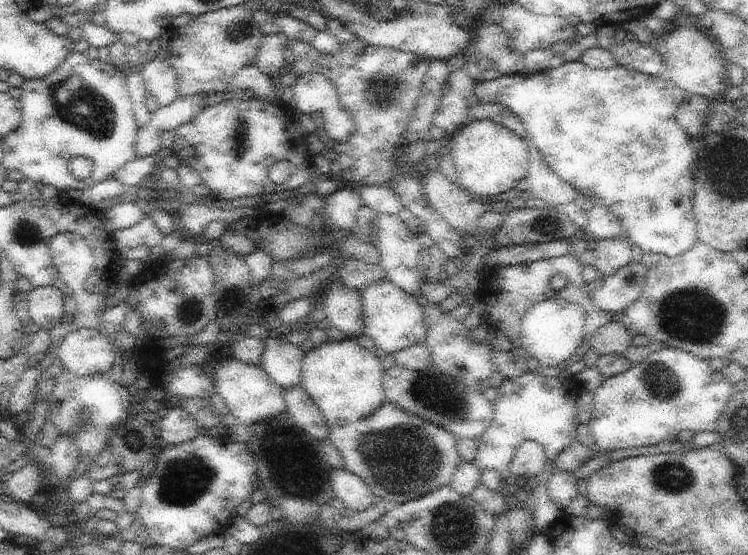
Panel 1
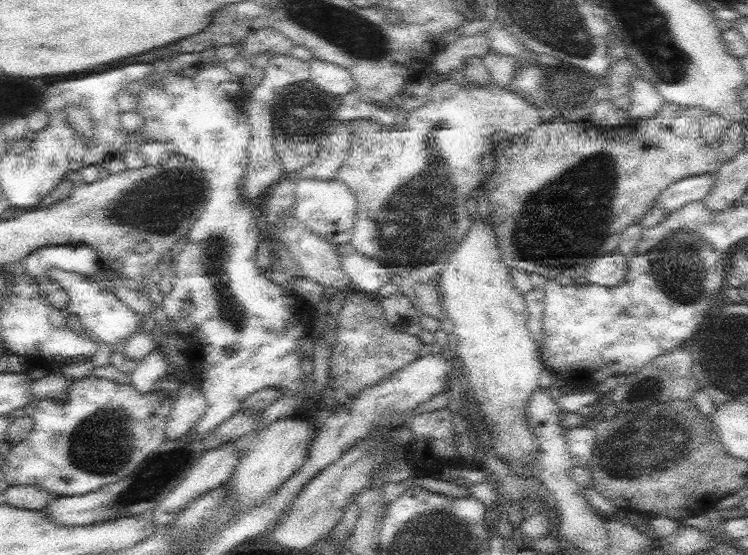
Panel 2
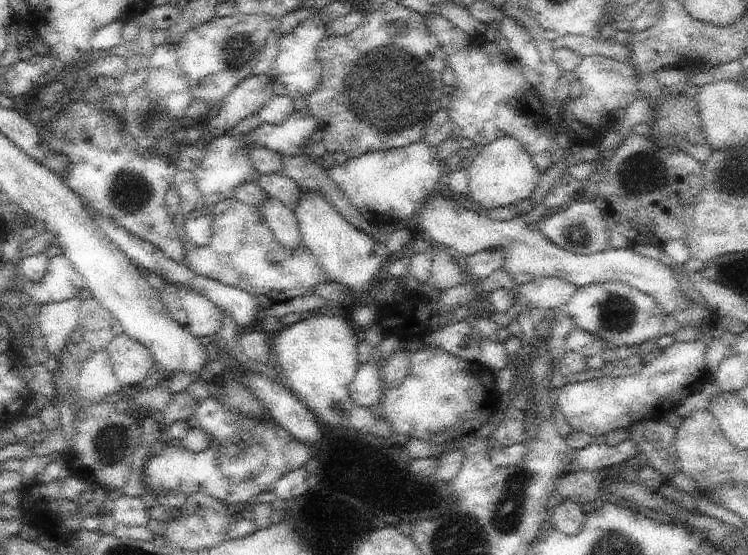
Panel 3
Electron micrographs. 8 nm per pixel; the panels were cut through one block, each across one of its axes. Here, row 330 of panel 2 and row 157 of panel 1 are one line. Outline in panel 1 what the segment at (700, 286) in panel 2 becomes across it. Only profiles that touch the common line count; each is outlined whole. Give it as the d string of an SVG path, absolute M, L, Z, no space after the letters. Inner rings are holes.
M565 62L555 70L543 70L539 74L513 74L477 82L473 94L479 104L501 104L509 108L523 122L525 132L549 168L579 194L589 196L599 206L611 208L627 230L627 240L643 252L675 258L699 242L691 204L691 176L697 150L695 140L675 120L687 92L667 76L649 76L627 66L591 70L581 62Z

